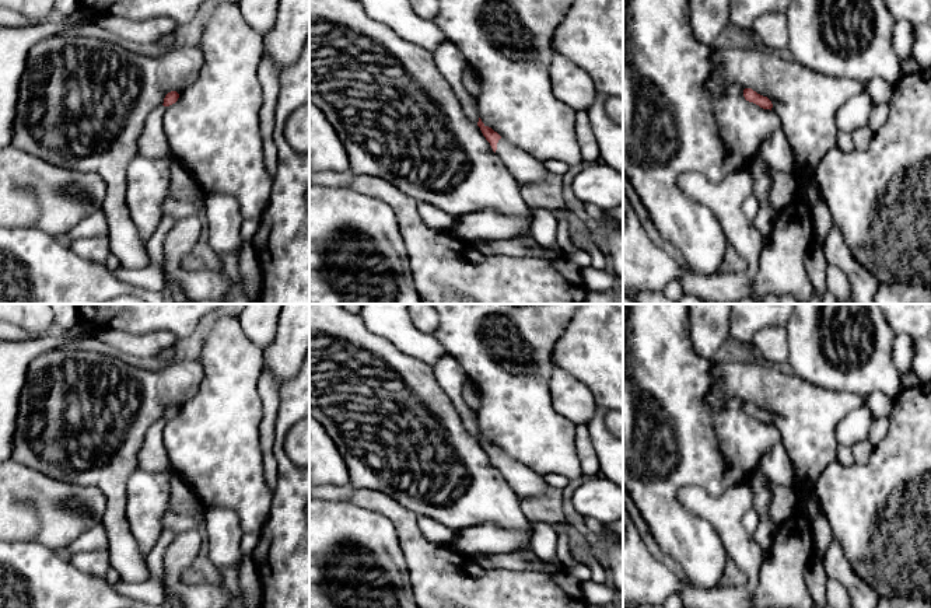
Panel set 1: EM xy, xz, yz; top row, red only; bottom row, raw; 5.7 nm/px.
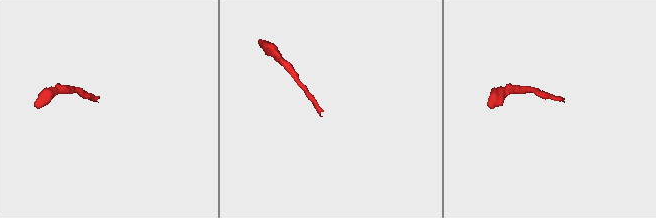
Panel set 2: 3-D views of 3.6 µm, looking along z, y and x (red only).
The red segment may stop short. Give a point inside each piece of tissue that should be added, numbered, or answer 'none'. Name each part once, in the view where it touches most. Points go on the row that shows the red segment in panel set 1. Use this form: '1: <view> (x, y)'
1: xz (525, 168)

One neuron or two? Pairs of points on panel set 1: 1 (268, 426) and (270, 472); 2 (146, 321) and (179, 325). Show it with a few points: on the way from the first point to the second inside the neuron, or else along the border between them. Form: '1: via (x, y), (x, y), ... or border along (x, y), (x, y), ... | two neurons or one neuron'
1: via (268, 437), (269, 461) | one neuron
2: via (154, 321), (171, 321) | one neuron

